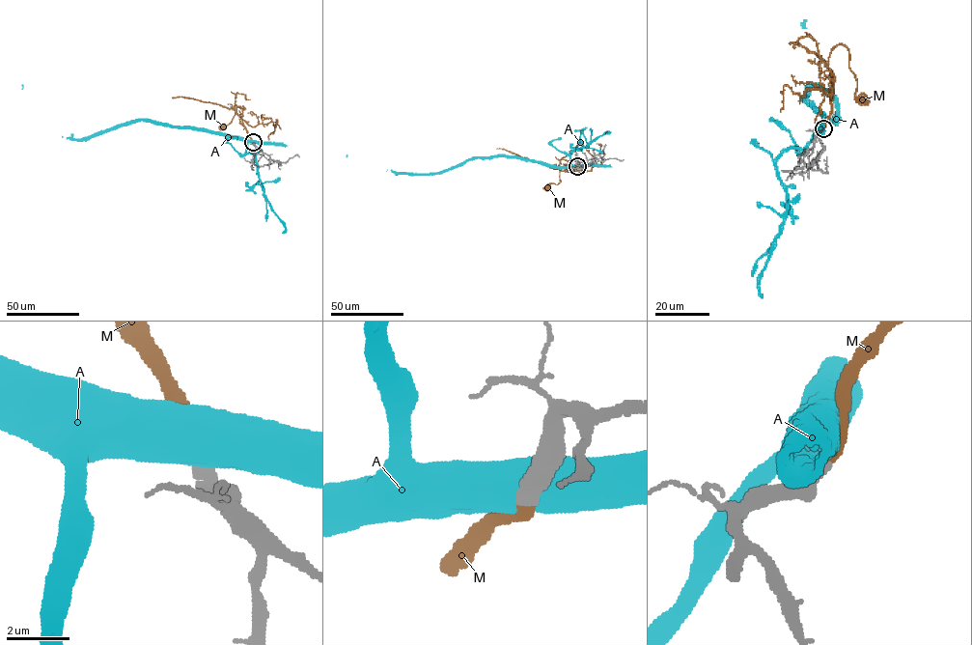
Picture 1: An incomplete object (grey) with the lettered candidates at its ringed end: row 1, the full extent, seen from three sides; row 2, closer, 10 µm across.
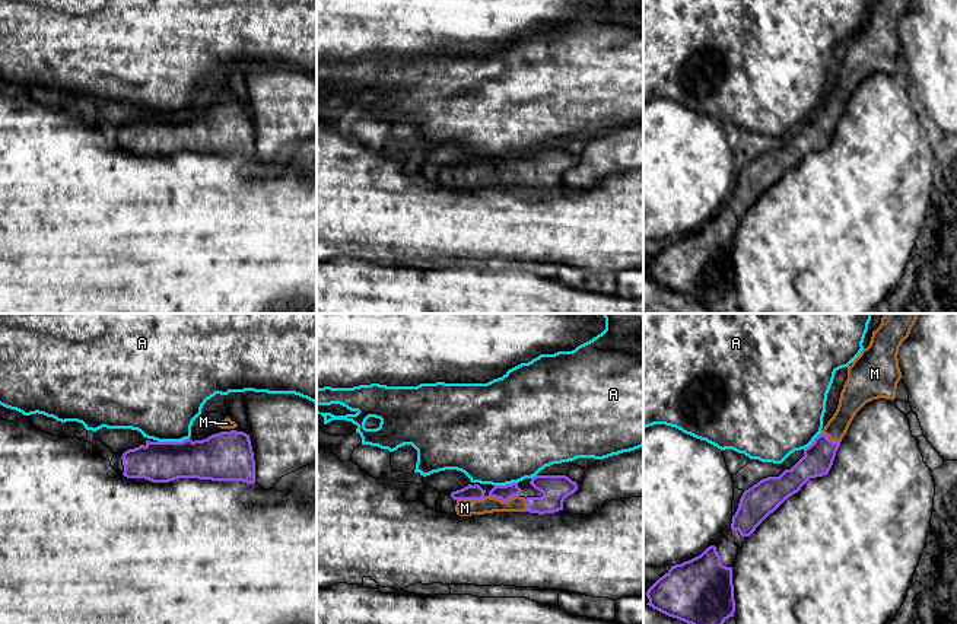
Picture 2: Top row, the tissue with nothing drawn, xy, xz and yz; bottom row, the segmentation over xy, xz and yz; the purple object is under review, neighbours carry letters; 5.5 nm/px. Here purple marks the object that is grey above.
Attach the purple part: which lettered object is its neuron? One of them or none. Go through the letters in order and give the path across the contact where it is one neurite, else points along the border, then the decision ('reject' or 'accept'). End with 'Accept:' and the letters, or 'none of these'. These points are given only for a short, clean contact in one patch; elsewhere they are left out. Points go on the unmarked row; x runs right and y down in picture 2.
A: reject
M: accept
Accept: M

